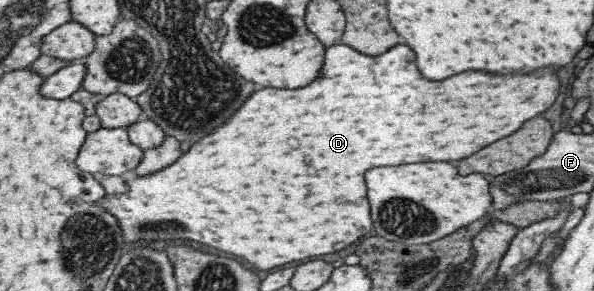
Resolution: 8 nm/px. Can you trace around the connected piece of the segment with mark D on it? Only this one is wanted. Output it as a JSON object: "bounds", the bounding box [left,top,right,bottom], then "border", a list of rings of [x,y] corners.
{"bounds":[99,44,558,271],"border":[[[336,44],[326,48],[324,52],[324,66],[320,68],[320,74],[314,82],[310,82],[306,88],[298,90],[272,90],[262,88],[252,92],[246,102],[228,118],[222,126],[218,126],[208,138],[200,138],[190,146],[186,154],[182,154],[174,164],[166,166],[164,170],[158,170],[150,176],[137,175],[133,180],[126,182],[127,190],[124,194],[105,194],[99,200],[99,207],[116,217],[124,242],[138,242],[138,240],[194,240],[212,248],[218,248],[222,252],[230,252],[234,256],[242,256],[246,262],[254,264],[260,271],[268,268],[276,268],[294,260],[330,254],[336,250],[346,248],[350,242],[364,236],[372,222],[368,218],[368,202],[366,202],[366,188],[364,188],[364,172],[374,166],[400,166],[400,164],[412,164],[412,162],[446,162],[446,160],[462,160],[476,150],[492,144],[494,140],[500,140],[504,136],[510,136],[514,130],[520,128],[522,122],[528,118],[534,118],[536,114],[544,112],[558,94],[558,78],[554,70],[536,70],[536,74],[508,74],[508,76],[496,76],[496,74],[482,74],[480,70],[470,70],[468,74],[454,74],[450,78],[444,78],[440,82],[428,82],[420,76],[420,72],[414,66],[414,54],[408,50],[408,46],[398,44],[392,46],[386,54],[378,56],[364,56],[352,50],[350,46]]]}

